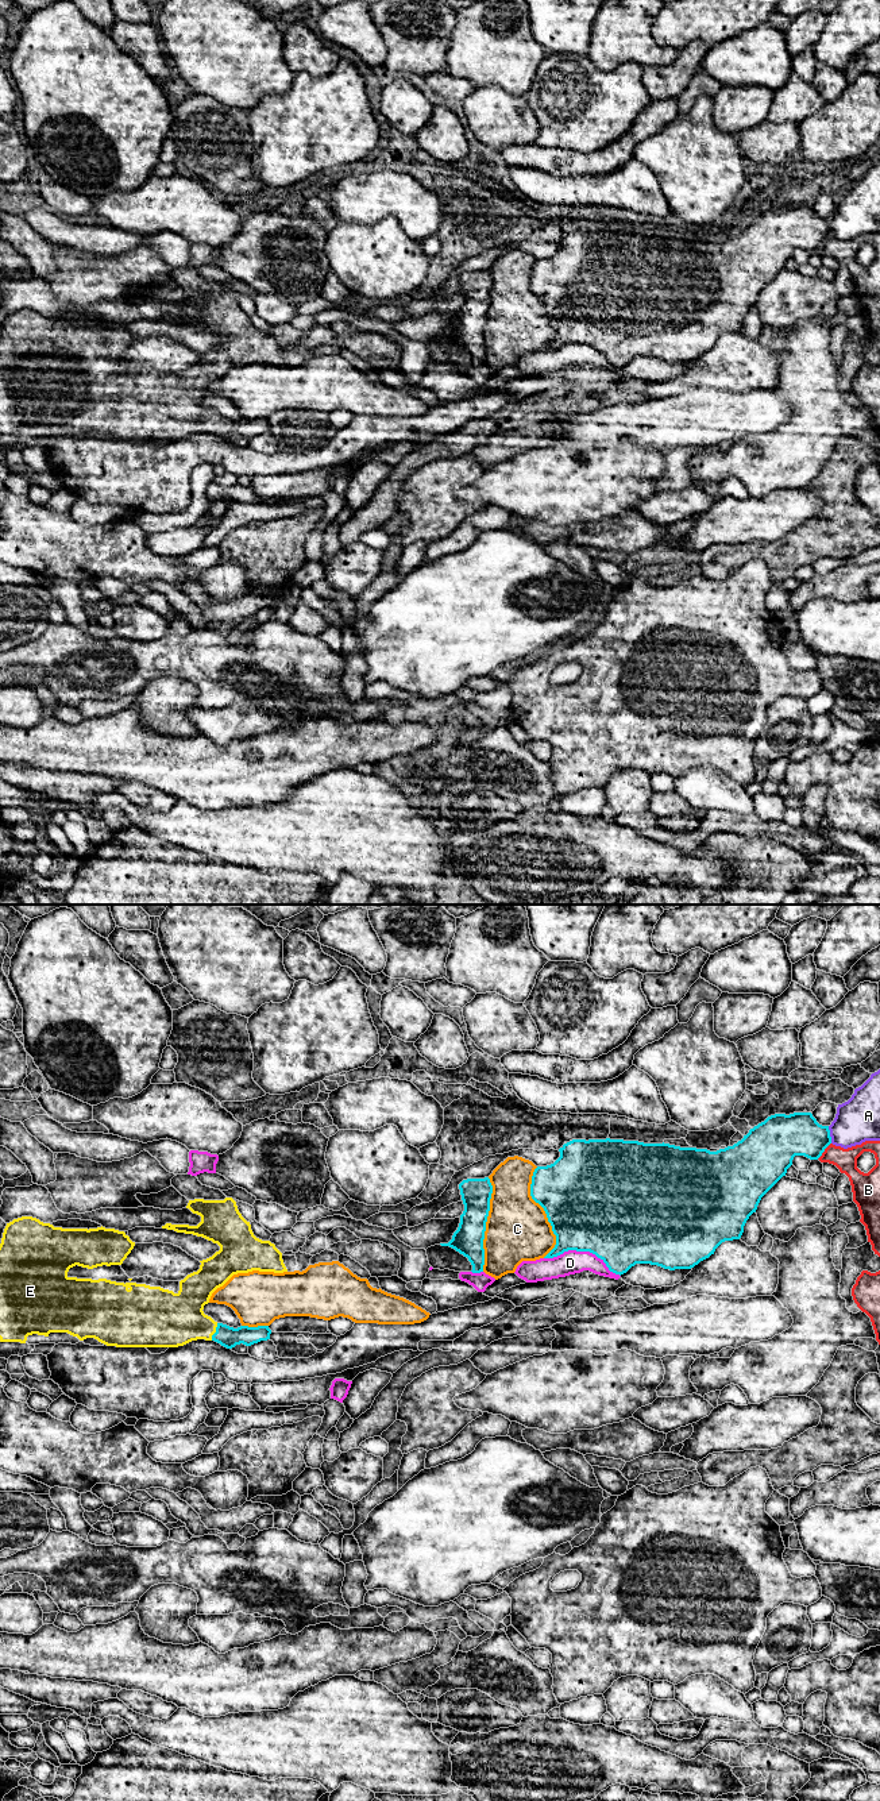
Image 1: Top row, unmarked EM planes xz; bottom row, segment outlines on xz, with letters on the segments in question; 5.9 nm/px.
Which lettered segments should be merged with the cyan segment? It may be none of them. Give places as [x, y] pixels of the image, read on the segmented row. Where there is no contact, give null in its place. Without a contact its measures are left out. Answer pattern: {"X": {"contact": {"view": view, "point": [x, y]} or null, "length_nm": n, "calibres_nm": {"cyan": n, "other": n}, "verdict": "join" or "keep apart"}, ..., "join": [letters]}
{"A": {"contact": {"view": "xz", "point": [829, 1134]}, "length_nm": 110, "calibres_nm": {"cyan": 260, "other": 260}, "verdict": "keep apart"}, "B": {"contact": {"view": "xz", "point": [823, 1150]}, "length_nm": 130, "calibres_nm": {"cyan": 260, "other": 140}, "verdict": "keep apart"}, "C": {"contact": {"view": "xz", "point": [485, 1225]}, "length_nm": 550, "calibres_nm": {"cyan": 180, "other": 380}, "verdict": "keep apart"}, "D": {"contact": {"view": "xz", "point": [583, 1250]}, "length_nm": 460, "calibres_nm": {"cyan": 500, "other": 140}, "verdict": "keep apart"}, "E": {"contact": {"view": "xz", "point": [216, 1331]}, "length_nm": 110, "calibres_nm": {"cyan": 130, "other": 300}, "verdict": "join"}, "join": ["E"]}

